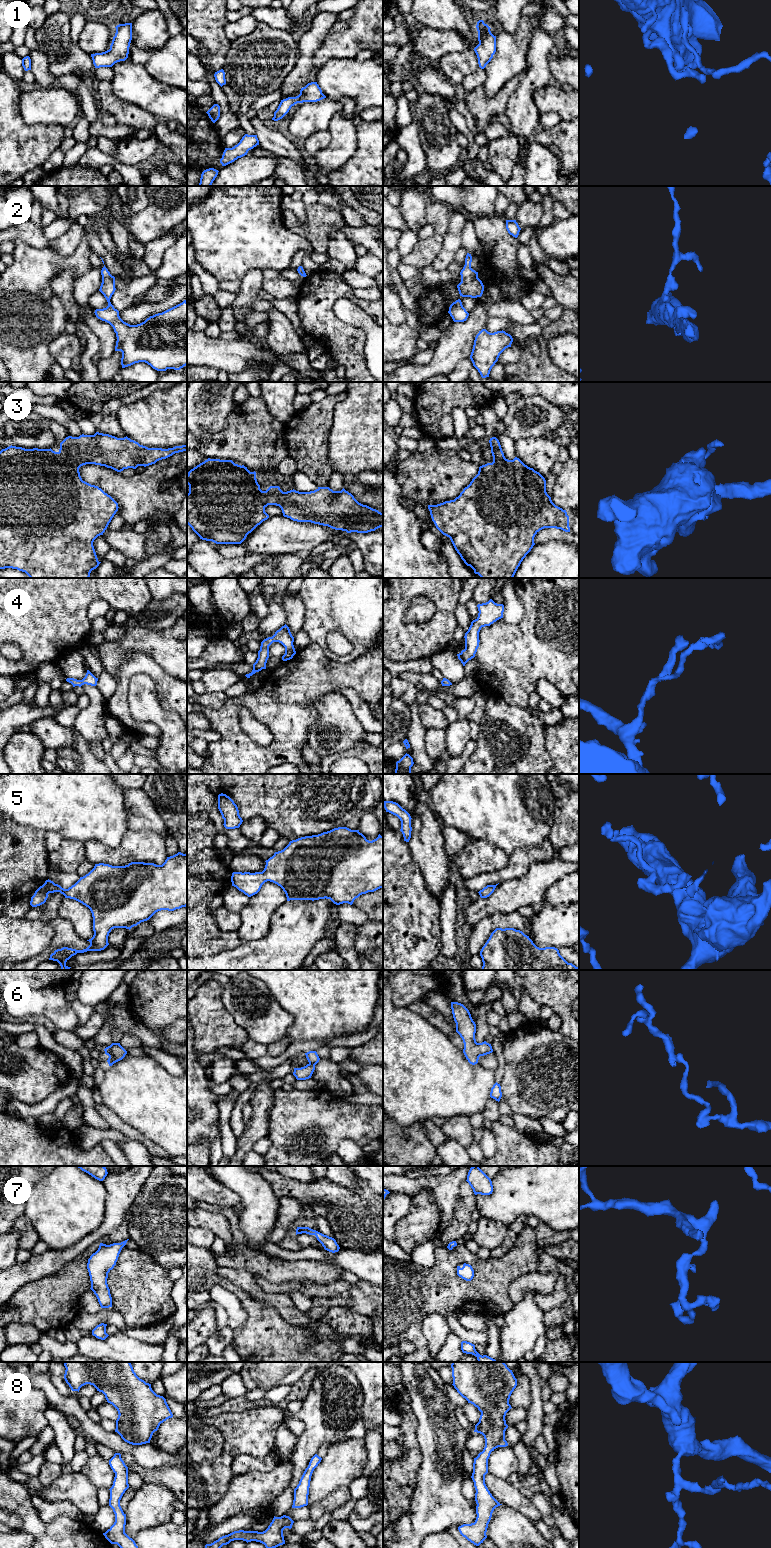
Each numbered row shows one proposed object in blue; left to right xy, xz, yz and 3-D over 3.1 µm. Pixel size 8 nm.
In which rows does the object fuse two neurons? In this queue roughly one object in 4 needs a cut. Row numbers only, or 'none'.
none

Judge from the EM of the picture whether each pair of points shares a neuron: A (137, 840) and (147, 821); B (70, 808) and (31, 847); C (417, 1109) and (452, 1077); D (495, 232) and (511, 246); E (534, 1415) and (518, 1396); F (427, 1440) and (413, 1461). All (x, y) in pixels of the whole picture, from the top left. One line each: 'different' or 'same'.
A: different
B: different
C: same
D: same
E: different
F: different

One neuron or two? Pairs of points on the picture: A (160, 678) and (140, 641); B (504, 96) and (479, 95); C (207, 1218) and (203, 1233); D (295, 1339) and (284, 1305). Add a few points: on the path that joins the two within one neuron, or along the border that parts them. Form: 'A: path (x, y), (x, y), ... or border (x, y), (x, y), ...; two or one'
A: border (125, 654), (140, 652), (149, 655), (164, 672); two
B: path (498, 100), (485, 100); one
C: border (197, 1226), (209, 1228), (216, 1235); two
D: border (274, 1307), (287, 1322), (304, 1325), (313, 1330); two

